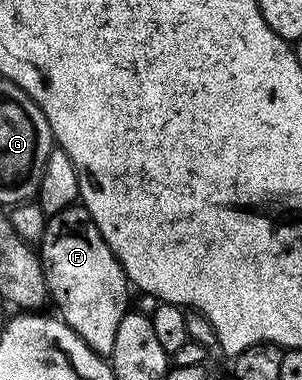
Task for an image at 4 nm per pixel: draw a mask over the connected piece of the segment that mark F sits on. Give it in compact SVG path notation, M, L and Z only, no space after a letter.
M74 206L48 217L39 241L39 255L49 294L52 303L57 303L60 319L75 330L91 350L106 358L112 357L119 322L123 322L125 313L131 308L131 285L123 266L117 261L111 246L107 246L103 234L99 234L88 210Z

